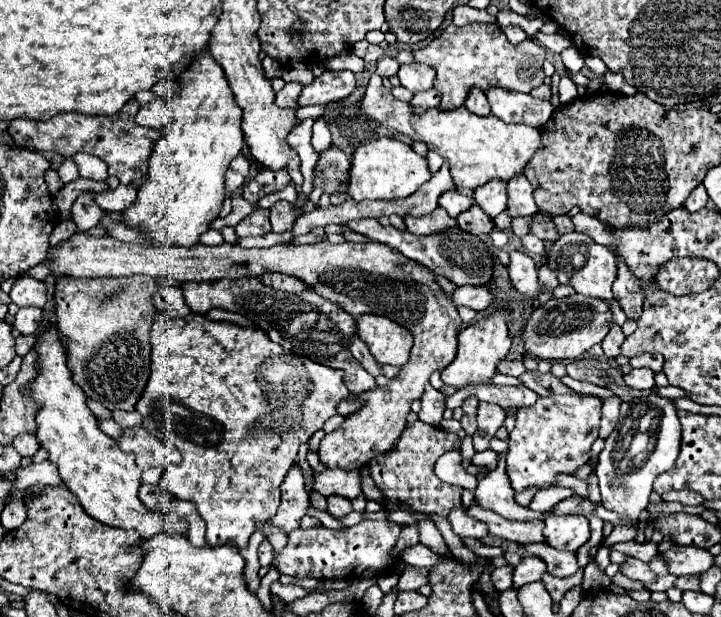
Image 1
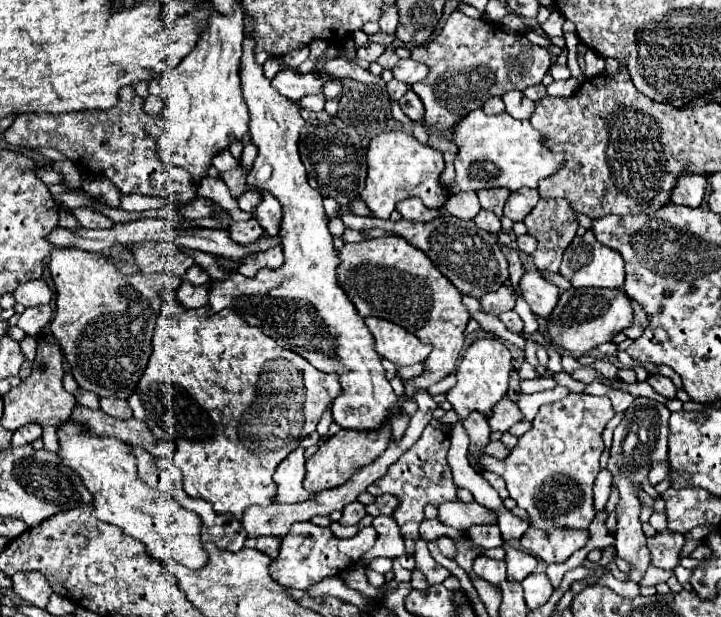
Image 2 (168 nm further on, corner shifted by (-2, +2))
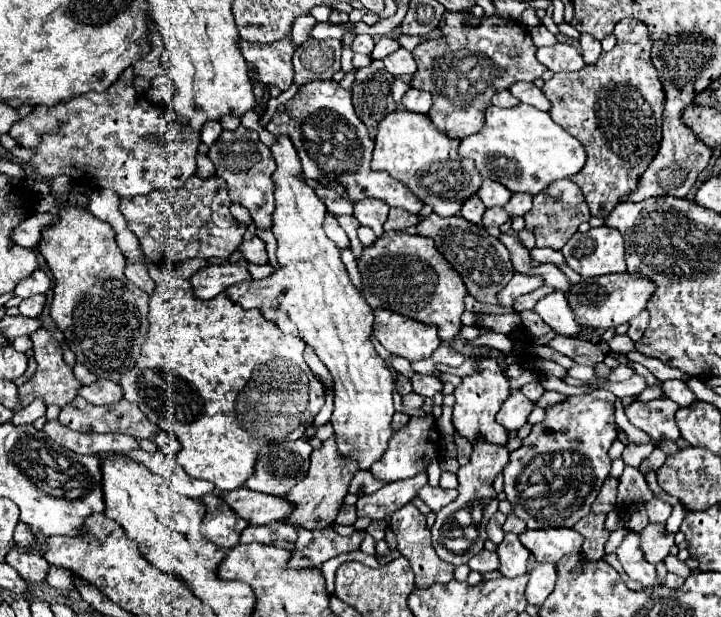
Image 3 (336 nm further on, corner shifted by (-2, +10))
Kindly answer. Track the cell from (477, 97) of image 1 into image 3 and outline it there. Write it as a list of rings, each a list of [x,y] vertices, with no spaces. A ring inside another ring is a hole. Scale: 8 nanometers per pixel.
[[[502,90],[502,92],[494,94],[492,104],[494,104],[494,106],[500,106],[500,108],[512,108],[512,106],[518,104],[518,100],[516,100],[508,90]]]

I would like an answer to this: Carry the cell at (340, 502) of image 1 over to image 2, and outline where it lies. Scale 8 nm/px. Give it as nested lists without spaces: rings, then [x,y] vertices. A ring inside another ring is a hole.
[[[350,502],[350,506],[344,506],[342,518],[340,518],[338,522],[340,522],[342,526],[350,526],[350,524],[358,524],[364,516],[366,516],[364,506],[358,504],[358,502]]]

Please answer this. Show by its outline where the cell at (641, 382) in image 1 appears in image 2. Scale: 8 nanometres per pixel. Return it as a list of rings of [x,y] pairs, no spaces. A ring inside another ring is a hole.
[[[650,376],[650,378],[648,378],[648,384],[650,384],[658,394],[662,394],[662,396],[666,396],[666,398],[670,398],[670,400],[676,398],[678,388],[676,388],[676,386],[672,384],[672,380],[666,378],[666,376]]]

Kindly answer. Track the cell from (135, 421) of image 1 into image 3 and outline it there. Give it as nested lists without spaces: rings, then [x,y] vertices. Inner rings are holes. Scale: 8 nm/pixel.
[[[100,378],[96,380],[94,384],[90,386],[82,386],[78,390],[78,394],[88,400],[90,404],[100,404],[100,406],[108,406],[108,404],[116,404],[120,402],[124,396],[122,396],[122,388],[120,384],[116,382],[110,382],[106,378]]]

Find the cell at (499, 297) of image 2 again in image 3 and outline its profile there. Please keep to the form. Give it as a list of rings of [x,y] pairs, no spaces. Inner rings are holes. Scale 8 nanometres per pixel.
[[[514,274],[512,280],[498,292],[498,304],[504,308],[510,308],[514,304],[514,300],[522,294],[534,292],[536,288],[540,288],[544,282],[538,276],[524,276],[524,274]]]

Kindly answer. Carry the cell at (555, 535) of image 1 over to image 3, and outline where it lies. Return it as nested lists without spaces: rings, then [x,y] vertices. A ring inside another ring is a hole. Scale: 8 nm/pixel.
[[[544,528],[526,530],[520,534],[520,542],[536,556],[538,562],[558,564],[566,554],[578,554],[582,550],[582,536],[574,528]]]

